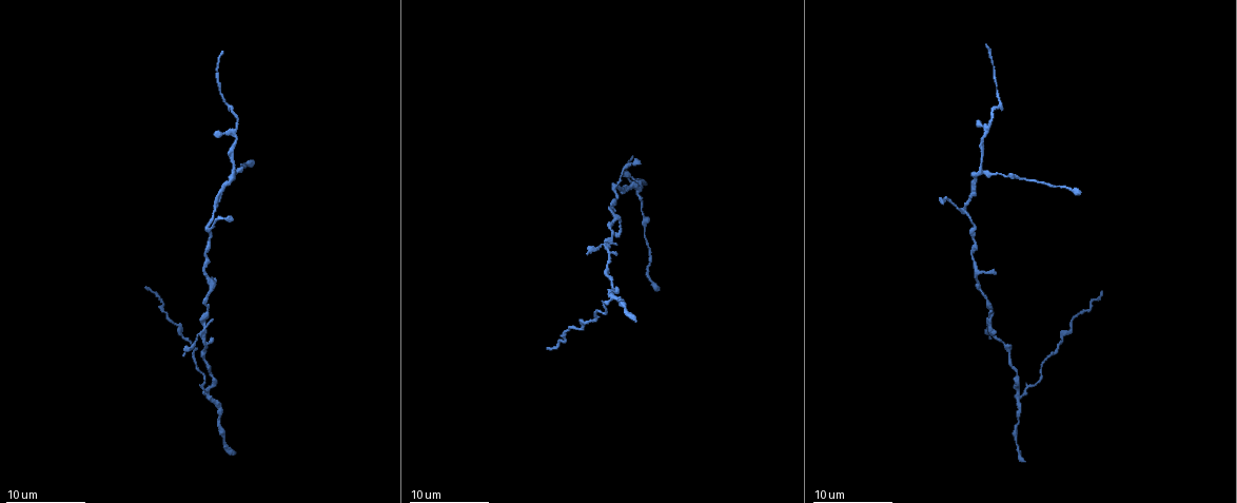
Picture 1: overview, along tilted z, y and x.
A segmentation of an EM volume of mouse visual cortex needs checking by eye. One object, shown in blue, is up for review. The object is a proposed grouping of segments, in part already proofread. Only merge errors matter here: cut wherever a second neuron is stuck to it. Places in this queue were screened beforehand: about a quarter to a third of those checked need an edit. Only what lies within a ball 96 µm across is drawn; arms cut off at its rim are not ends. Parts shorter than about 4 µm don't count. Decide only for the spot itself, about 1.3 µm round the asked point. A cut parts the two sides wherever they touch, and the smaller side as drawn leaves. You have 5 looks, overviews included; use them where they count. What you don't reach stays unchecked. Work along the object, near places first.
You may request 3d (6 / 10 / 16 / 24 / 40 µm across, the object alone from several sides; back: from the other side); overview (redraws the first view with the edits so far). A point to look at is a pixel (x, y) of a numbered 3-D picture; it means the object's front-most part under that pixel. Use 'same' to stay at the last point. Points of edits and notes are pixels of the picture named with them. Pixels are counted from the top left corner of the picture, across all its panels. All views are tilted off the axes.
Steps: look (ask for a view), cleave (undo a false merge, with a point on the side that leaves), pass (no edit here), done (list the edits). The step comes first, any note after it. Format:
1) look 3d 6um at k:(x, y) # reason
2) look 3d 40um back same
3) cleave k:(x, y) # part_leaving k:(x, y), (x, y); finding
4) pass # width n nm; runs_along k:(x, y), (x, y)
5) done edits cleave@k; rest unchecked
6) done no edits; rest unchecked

look 3d 16um at 1:(982, 172) # three arms meet

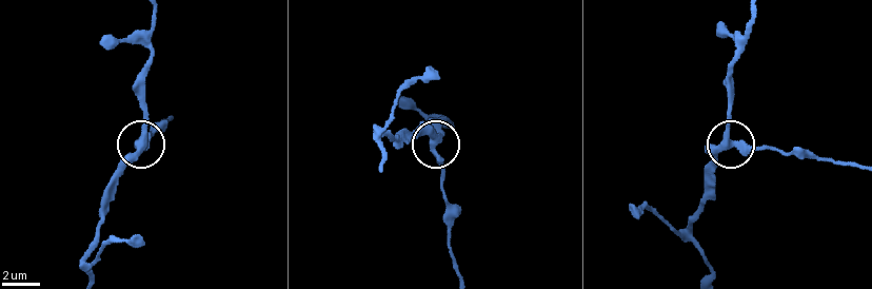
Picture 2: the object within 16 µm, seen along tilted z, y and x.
pass # side_arm 14 um; runs_along 2:(709, 274), (690, 229), (706, 164), (727, 149), (777, 149); all the same neuron

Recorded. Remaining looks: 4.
look 3d 10um at 1:(616, 182) # three arms meet

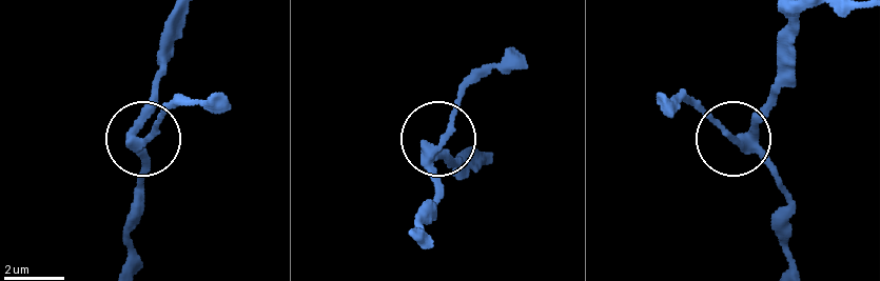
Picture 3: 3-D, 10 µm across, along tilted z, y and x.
pass # runs_along 3:(124, 264), (144, 166), (136, 145), (170, 103); continuous, no second neuron

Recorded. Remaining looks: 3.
look 3d 10um at 1:(999, 101) # thick turns thin

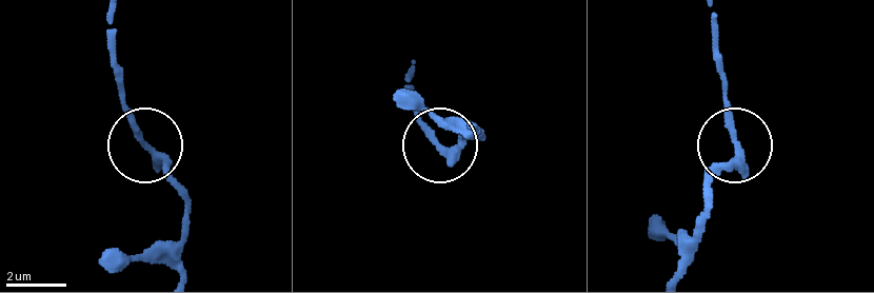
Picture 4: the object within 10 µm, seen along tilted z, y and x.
pass # width 200 nm; runs_along 4:(675, 273), (706, 195), (733, 150), (719, 54); all the same neuron

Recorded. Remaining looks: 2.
done no edits; rest unchecked

